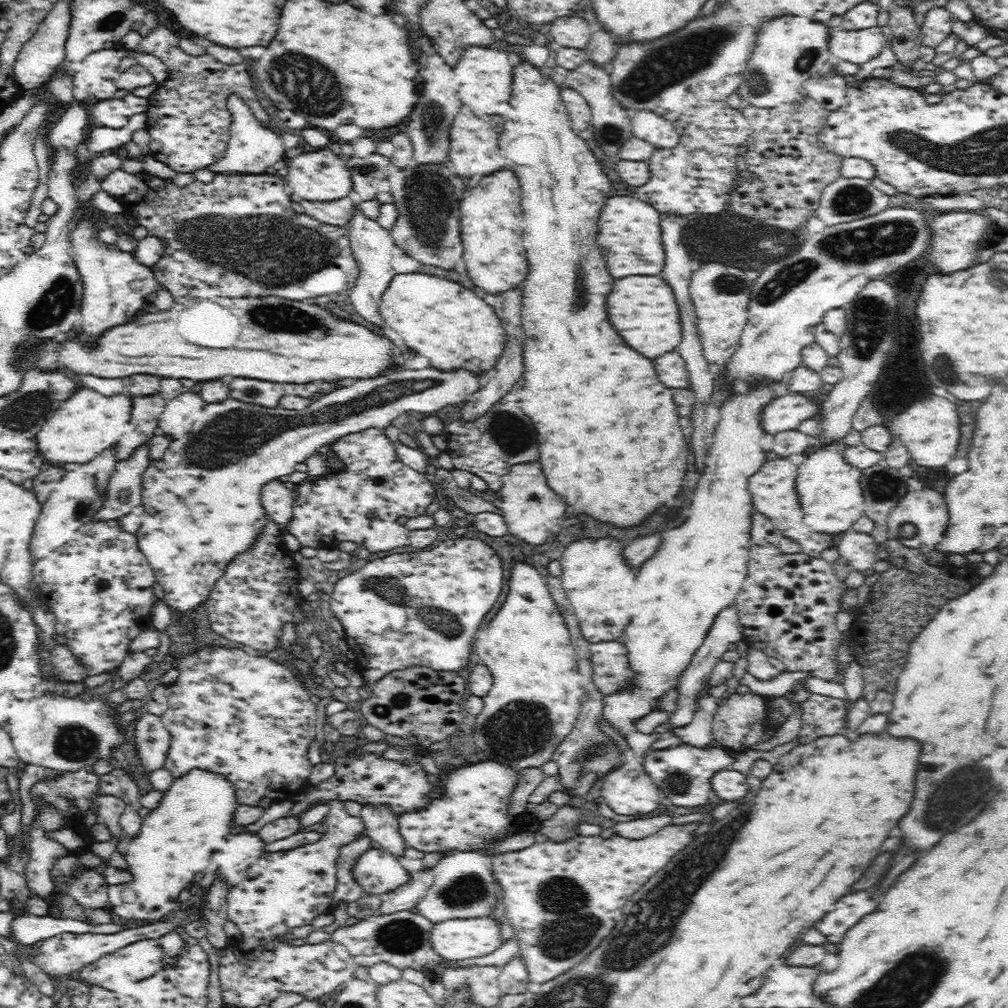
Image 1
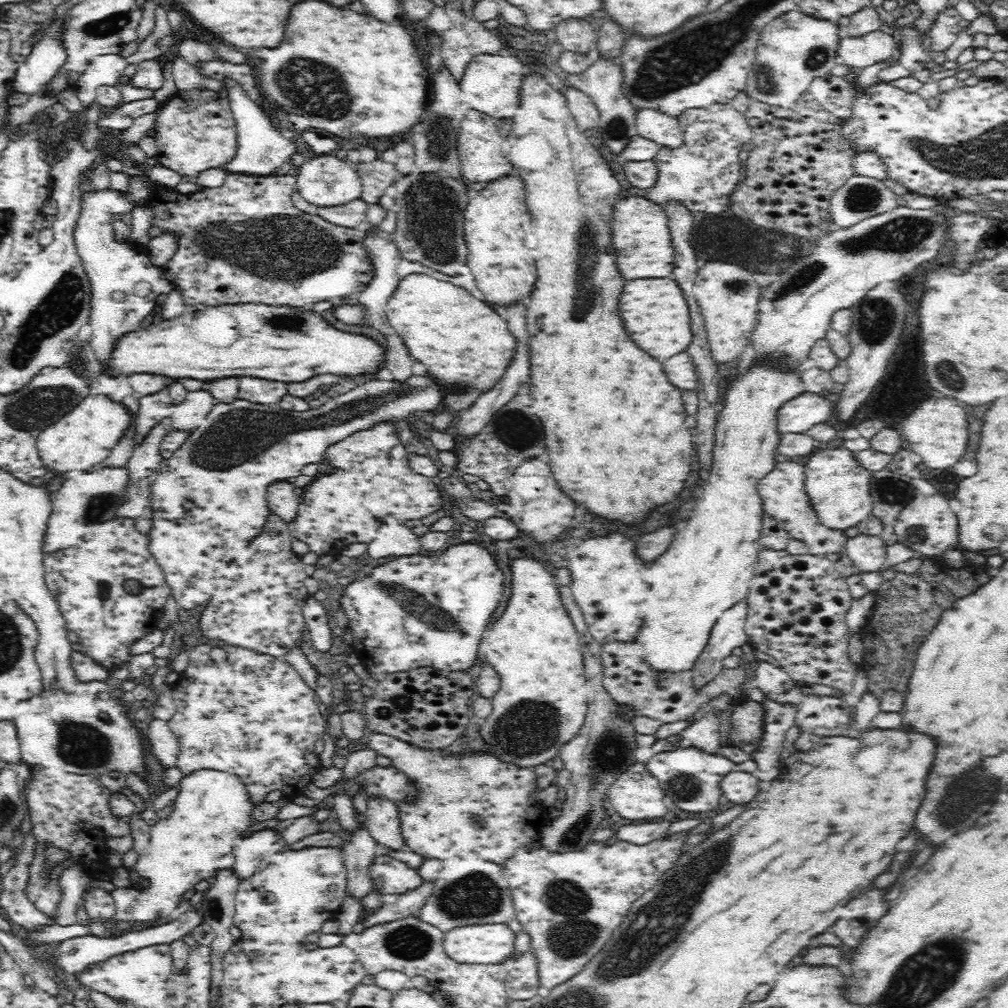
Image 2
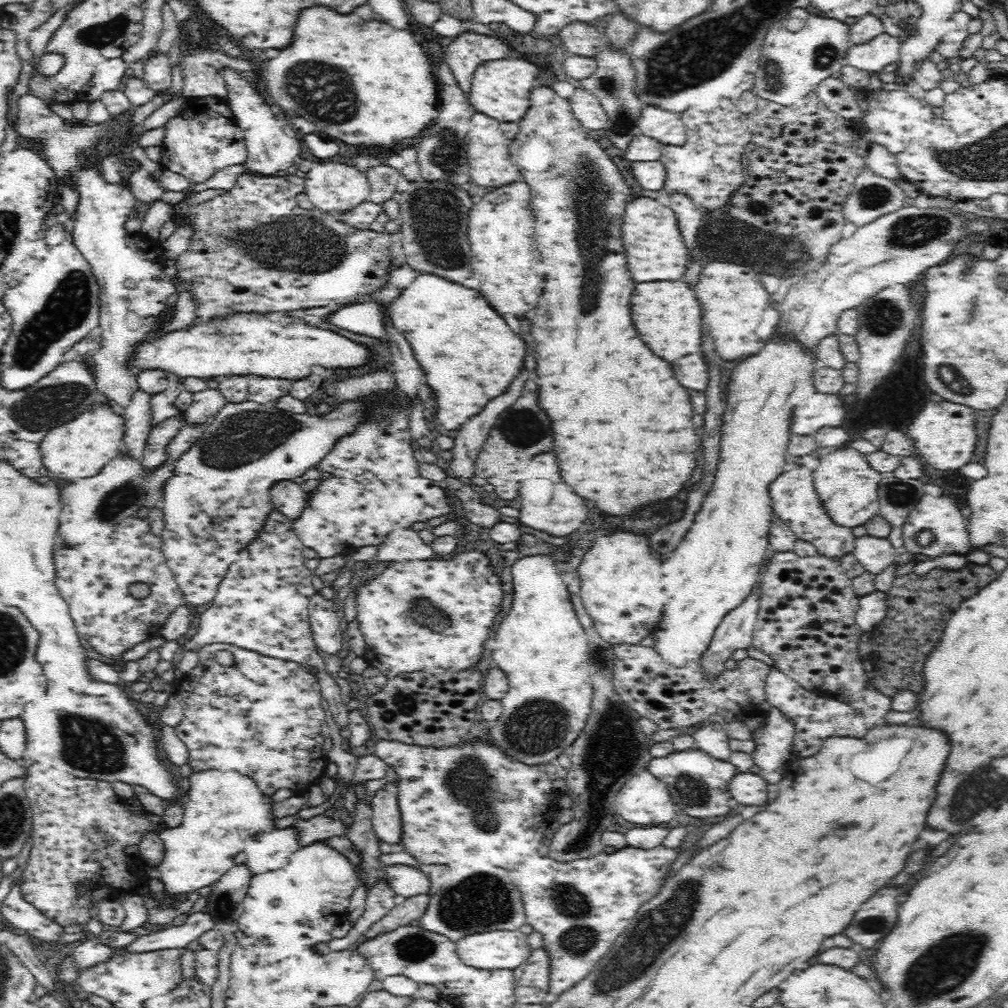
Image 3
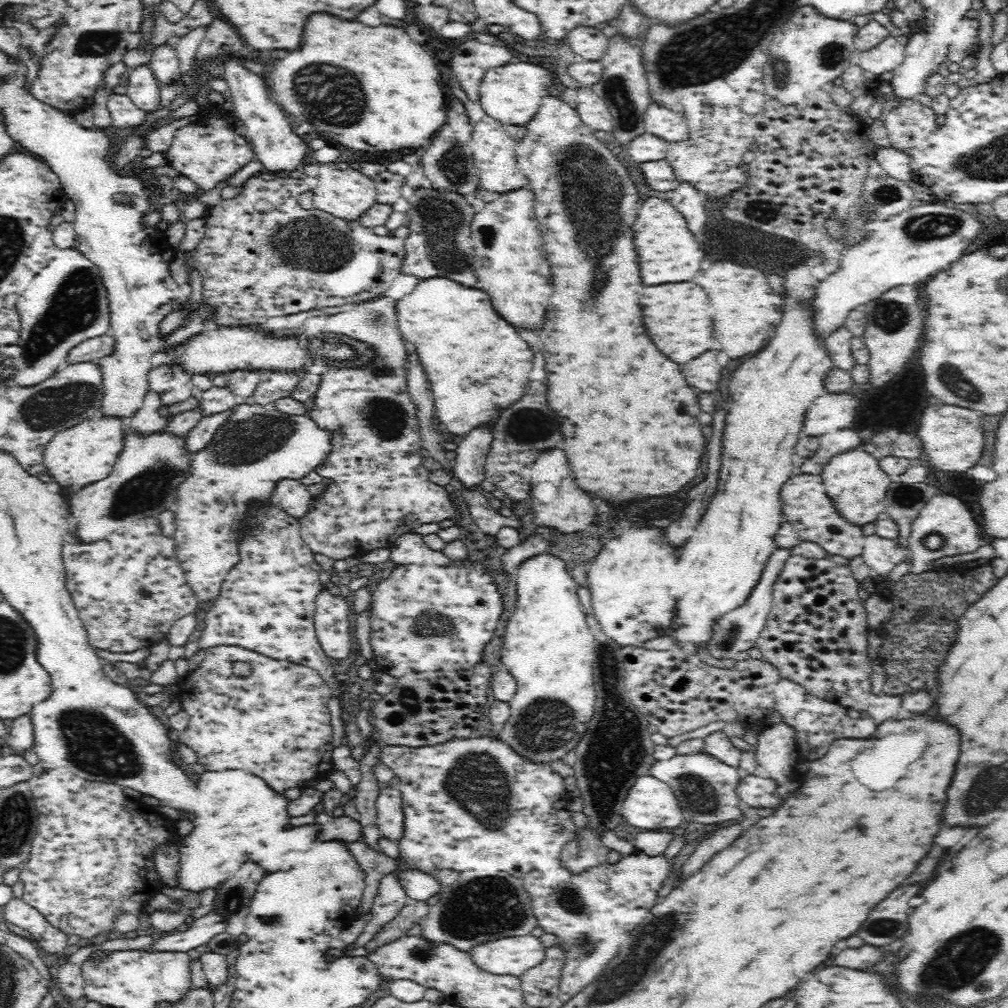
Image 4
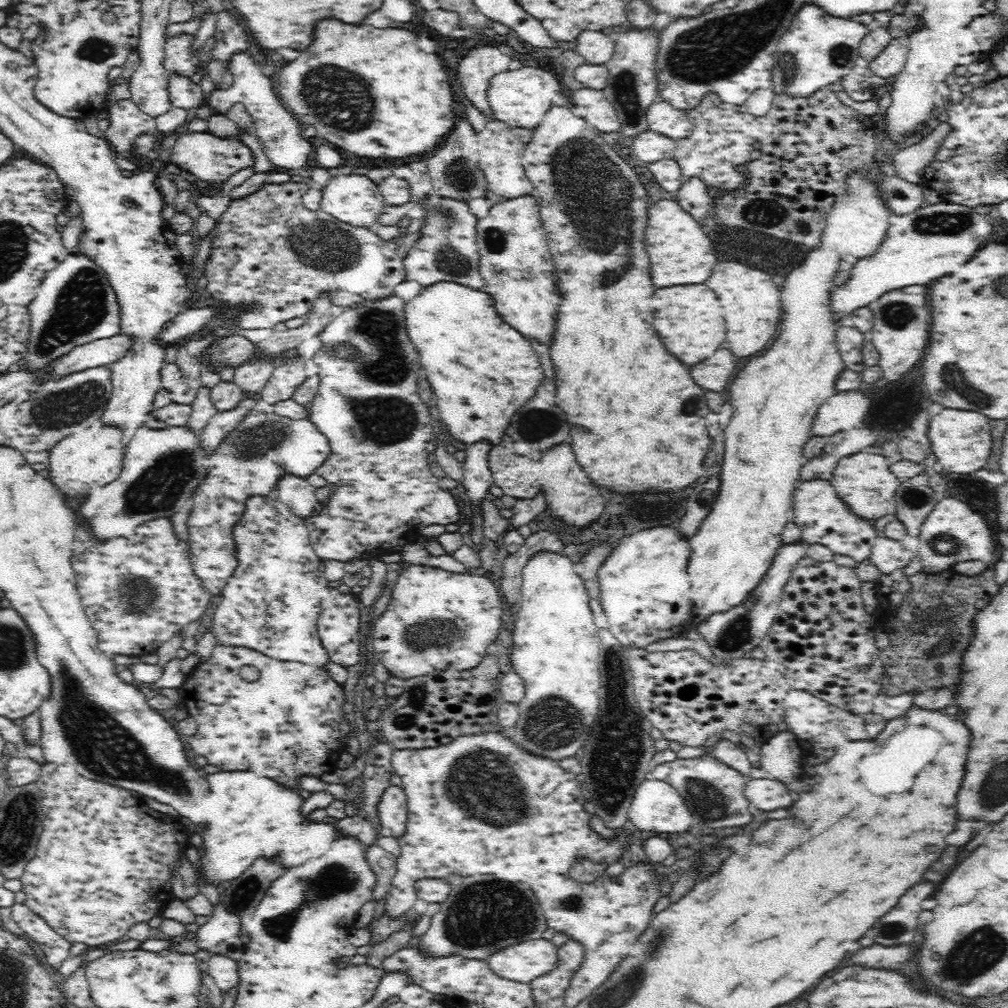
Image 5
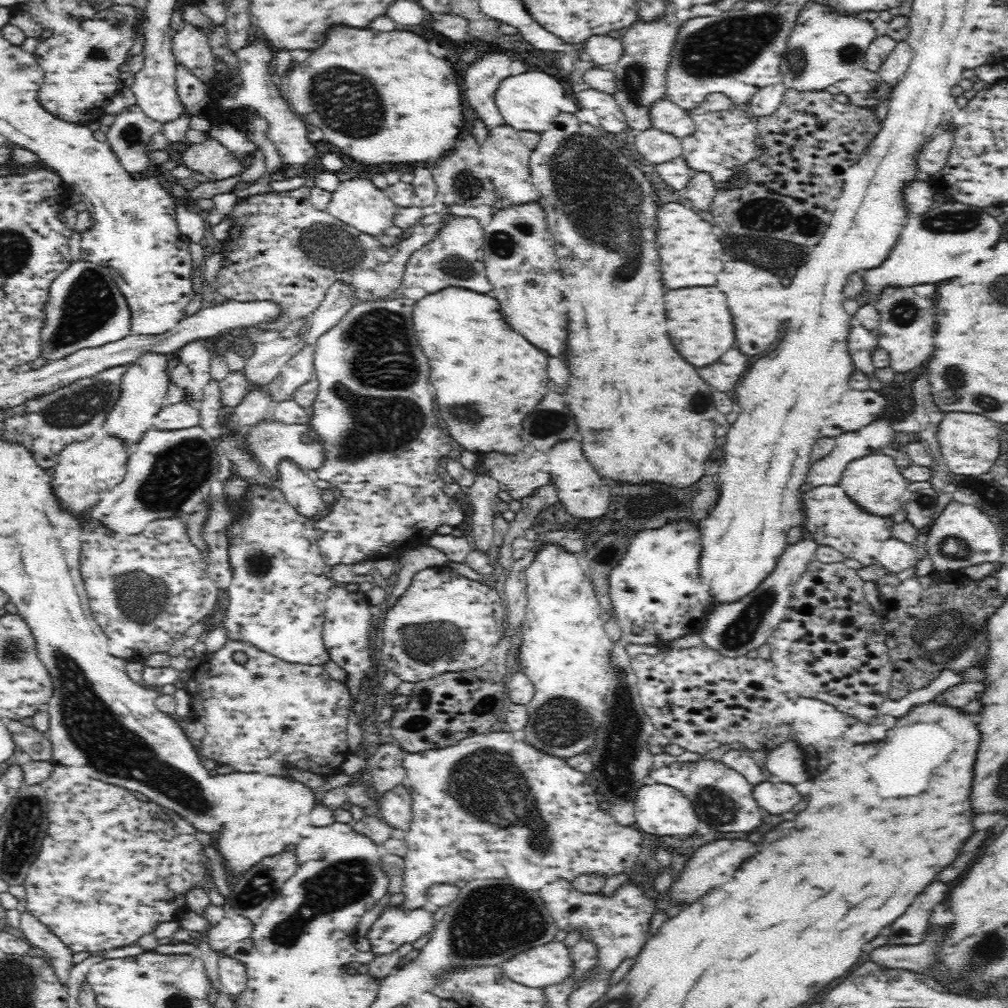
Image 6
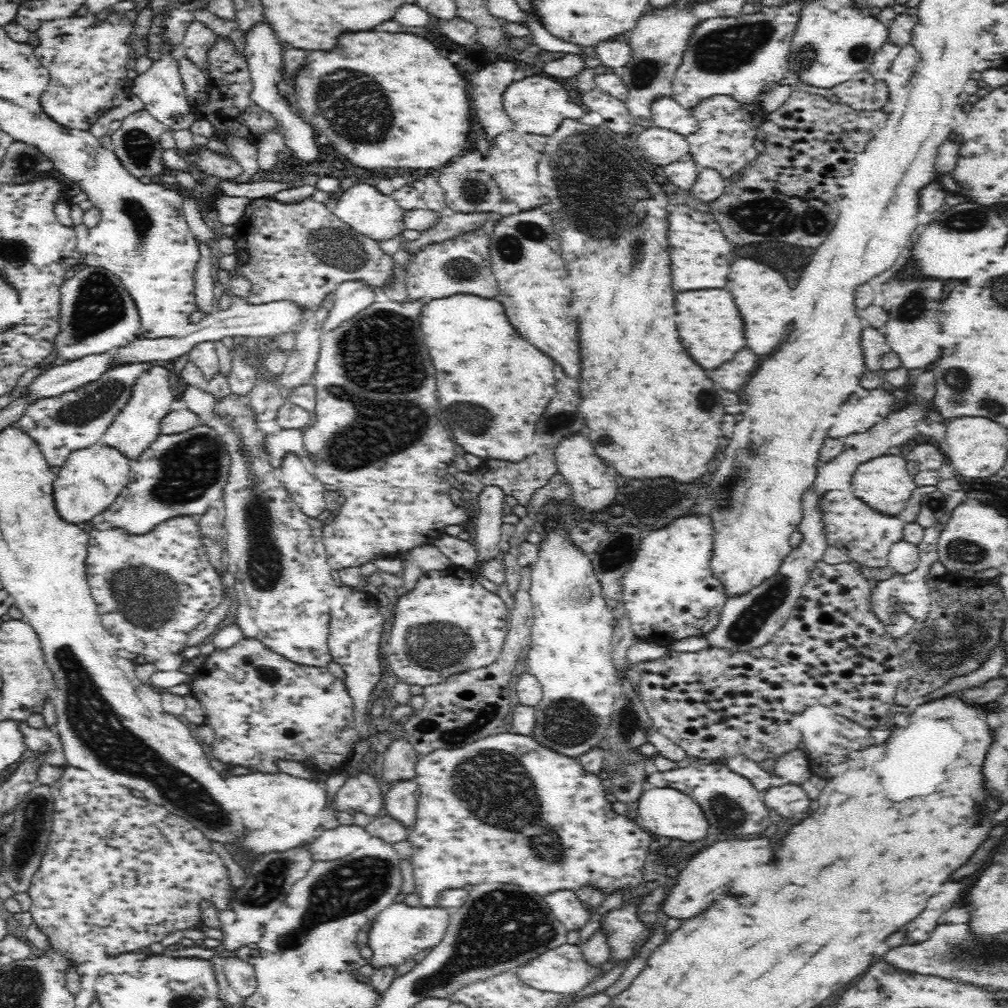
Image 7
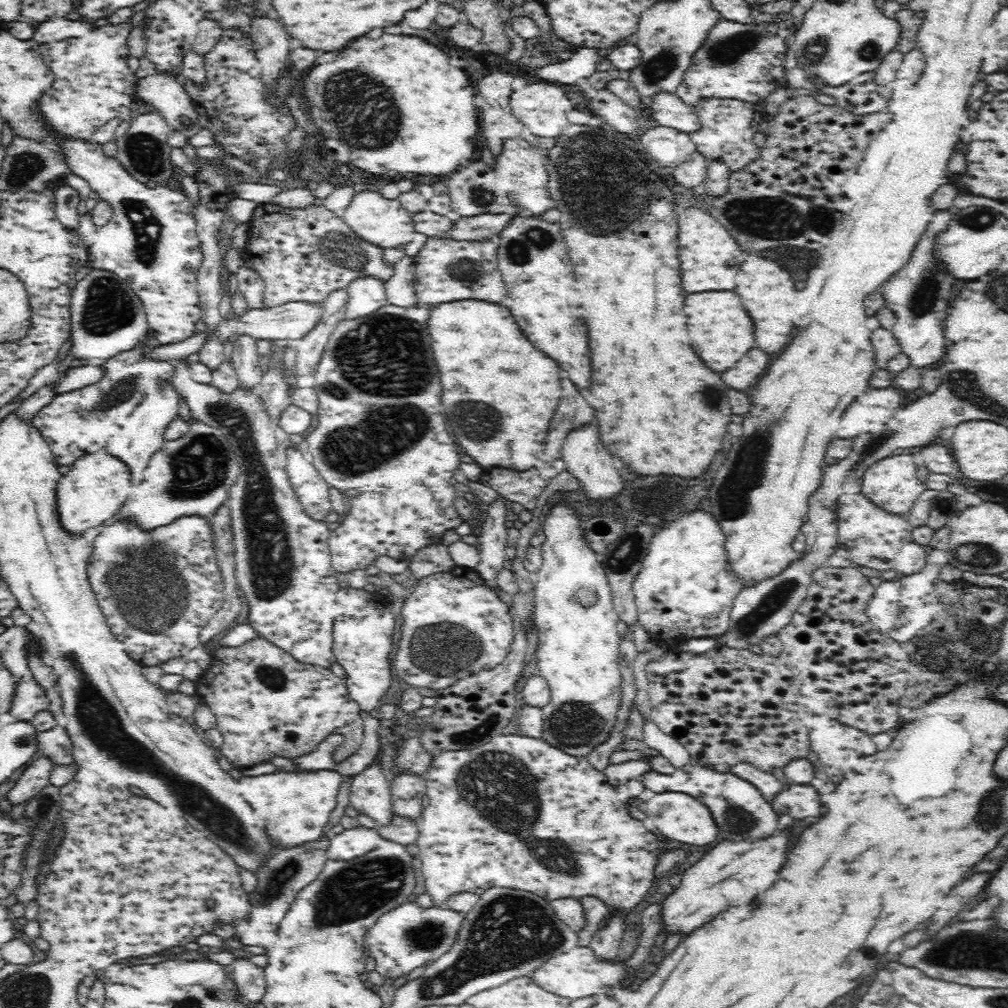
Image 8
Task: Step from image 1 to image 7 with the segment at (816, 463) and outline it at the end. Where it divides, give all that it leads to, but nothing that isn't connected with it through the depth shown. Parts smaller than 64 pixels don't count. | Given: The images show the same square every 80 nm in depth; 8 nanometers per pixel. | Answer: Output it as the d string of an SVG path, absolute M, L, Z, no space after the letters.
M884 455L858 463L850 480L850 491L859 501L880 514L895 517L917 487L907 471L906 457L902 455Z

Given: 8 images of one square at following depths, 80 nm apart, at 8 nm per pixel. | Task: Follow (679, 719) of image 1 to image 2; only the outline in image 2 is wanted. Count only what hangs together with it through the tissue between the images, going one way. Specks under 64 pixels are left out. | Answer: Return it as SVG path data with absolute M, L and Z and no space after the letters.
M745 600L727 608L712 626L707 643L698 655L691 672L690 688L700 690L723 671L722 660L731 655L732 649L747 644L744 630Z

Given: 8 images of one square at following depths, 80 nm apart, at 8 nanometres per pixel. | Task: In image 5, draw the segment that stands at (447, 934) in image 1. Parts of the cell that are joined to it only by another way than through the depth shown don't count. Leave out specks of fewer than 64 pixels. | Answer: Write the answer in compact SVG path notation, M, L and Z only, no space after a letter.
M544 938L522 939L495 948L481 962L502 978L529 984L531 978L556 966L555 948Z

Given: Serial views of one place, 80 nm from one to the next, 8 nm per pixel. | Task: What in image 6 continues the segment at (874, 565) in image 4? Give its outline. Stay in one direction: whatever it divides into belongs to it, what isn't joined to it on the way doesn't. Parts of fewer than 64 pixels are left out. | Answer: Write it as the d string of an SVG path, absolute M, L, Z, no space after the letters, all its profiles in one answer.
M894 537L883 540L878 551L878 563L884 570L888 570L888 573L916 567L919 559L919 555L912 549L910 543L896 540Z

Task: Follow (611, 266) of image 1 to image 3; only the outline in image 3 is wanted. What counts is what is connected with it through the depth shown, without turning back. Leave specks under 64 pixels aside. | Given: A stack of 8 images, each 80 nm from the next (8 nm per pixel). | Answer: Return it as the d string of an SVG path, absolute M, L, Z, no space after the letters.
M650 197L626 201L621 216L620 237L626 268L631 279L637 282L680 281L689 252L682 244L673 210Z

